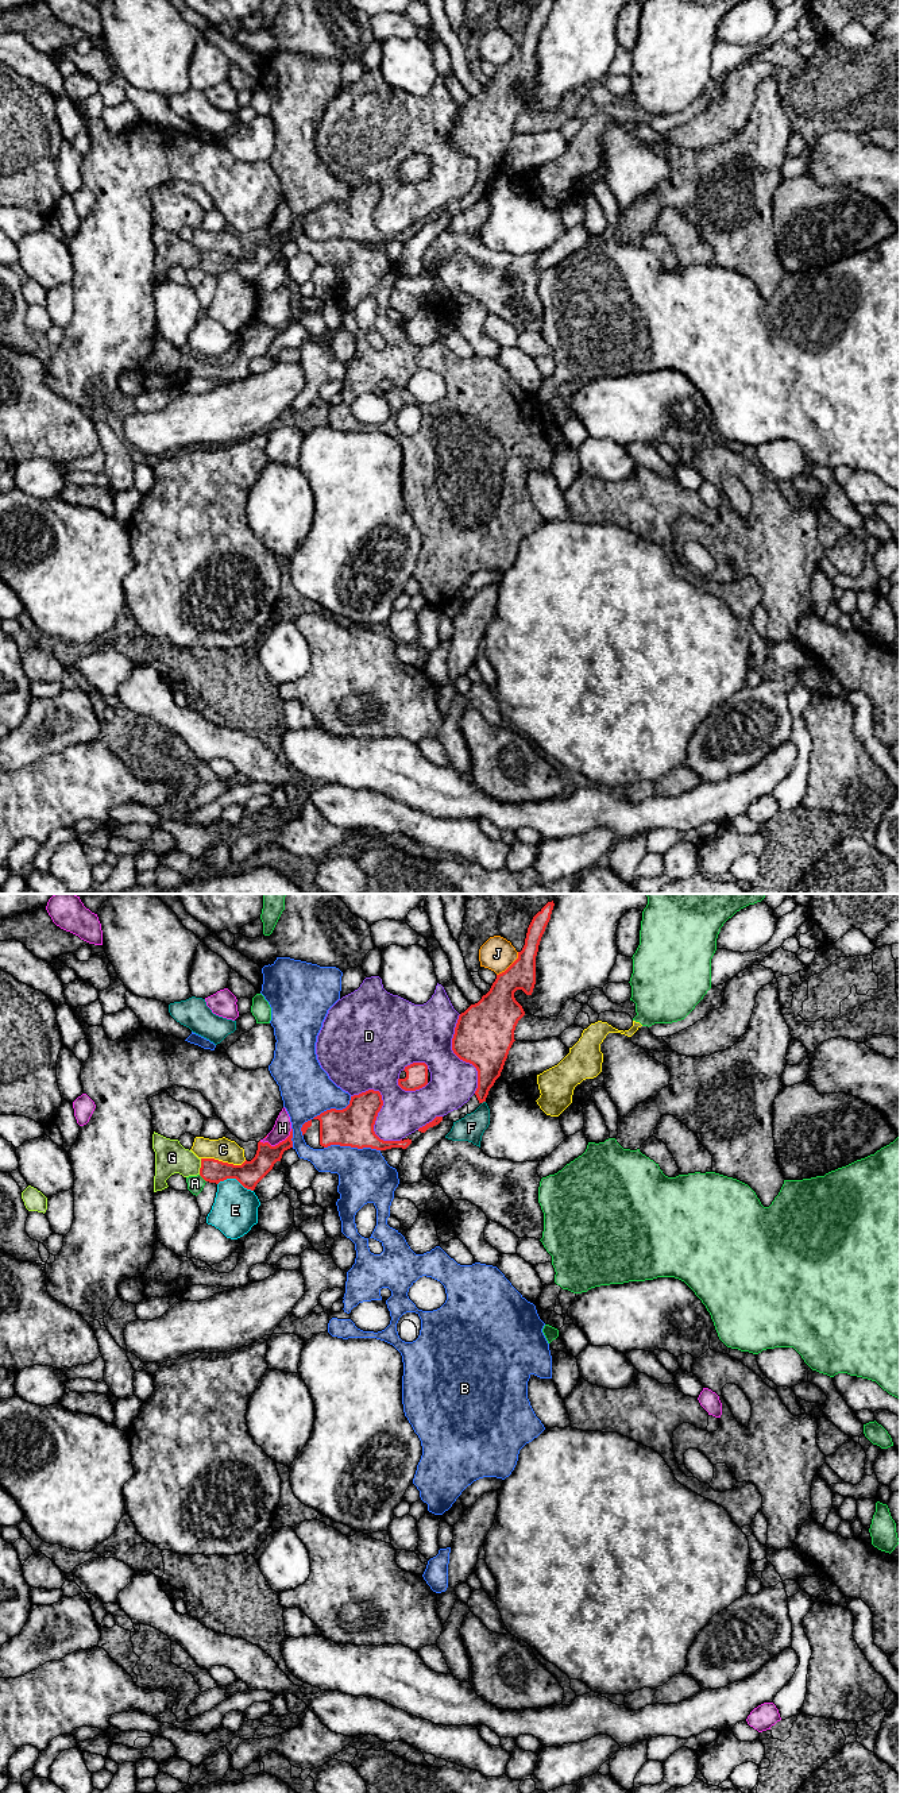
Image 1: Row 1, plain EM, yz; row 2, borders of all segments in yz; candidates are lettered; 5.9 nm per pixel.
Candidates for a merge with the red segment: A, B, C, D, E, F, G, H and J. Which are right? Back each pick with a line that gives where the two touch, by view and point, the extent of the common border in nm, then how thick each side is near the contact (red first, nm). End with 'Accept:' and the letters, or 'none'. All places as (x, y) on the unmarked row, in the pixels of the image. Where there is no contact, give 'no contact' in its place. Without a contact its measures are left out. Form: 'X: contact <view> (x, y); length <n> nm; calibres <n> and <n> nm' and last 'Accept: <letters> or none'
G: contact yz (201, 259); length 100 nm; calibres 140 and 190 nm
Accept: G

